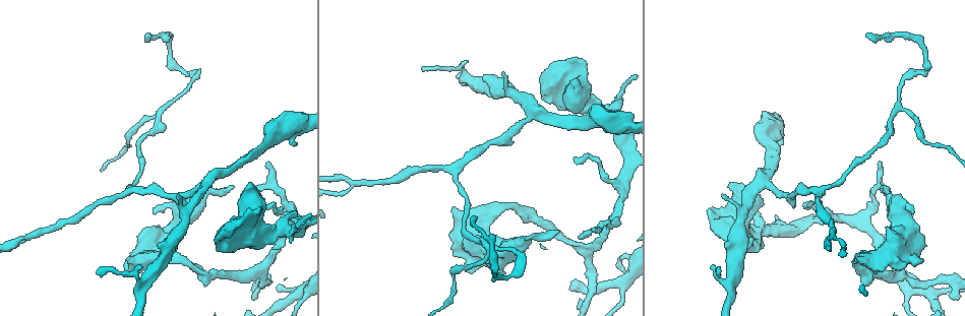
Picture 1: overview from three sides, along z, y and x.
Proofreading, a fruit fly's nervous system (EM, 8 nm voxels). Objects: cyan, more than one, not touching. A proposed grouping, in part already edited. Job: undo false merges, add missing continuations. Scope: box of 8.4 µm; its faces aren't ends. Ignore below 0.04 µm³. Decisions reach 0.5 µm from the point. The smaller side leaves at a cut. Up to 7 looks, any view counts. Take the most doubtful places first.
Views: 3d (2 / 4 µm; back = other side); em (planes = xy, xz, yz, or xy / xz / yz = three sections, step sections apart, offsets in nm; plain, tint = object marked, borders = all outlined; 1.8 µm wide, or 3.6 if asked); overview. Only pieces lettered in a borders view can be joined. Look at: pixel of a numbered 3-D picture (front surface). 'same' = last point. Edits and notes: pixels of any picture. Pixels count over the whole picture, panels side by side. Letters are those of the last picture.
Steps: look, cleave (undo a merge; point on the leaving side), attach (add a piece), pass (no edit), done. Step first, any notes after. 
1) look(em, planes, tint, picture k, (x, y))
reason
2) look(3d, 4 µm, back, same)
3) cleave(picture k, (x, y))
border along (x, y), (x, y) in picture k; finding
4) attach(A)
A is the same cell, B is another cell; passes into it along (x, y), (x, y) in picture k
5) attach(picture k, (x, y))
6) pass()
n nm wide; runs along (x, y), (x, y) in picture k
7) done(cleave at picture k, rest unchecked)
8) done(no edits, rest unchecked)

look(3d, 4 µm, picture 1, (30, 235))
arms run side by side

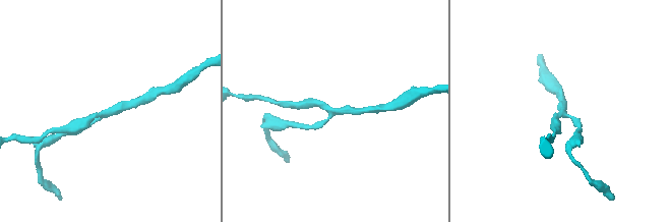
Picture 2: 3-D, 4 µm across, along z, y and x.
look(em, planes, borders, picture 2, (566, 113))
3 arms; shape alone is not enough

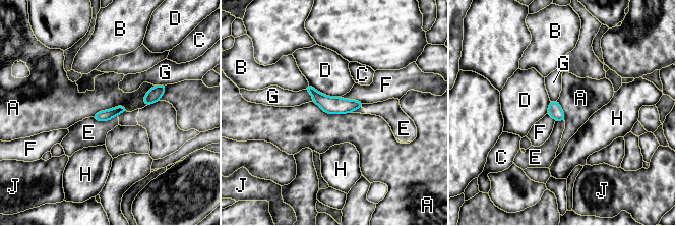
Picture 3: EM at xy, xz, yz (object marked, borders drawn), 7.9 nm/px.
pass()
A, B, C, D, E, F, G, H and J are other cells; border along (312, 102), (327, 113), (351, 113) in picture 3; all the same neuron

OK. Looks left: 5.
look(3d, 2 µm, picture 1, (722, 195))
an open end

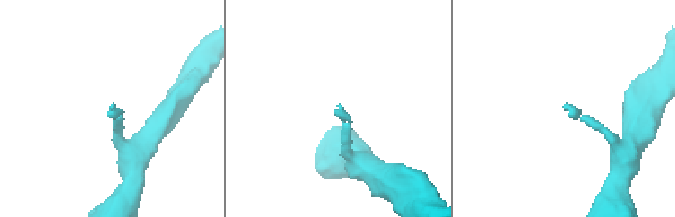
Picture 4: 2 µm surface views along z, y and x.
look(em, planes, tint, picture 4, (340, 107))

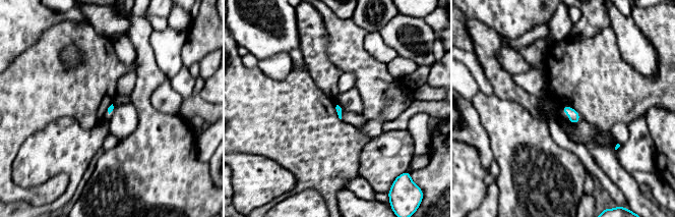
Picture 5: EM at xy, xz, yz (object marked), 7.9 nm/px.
look(em, planes, borders, same)

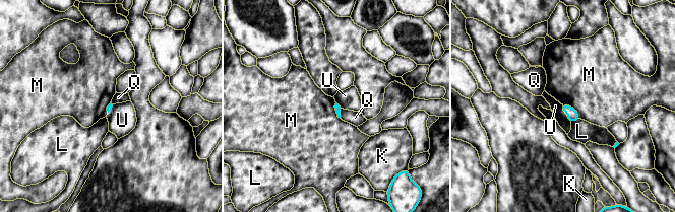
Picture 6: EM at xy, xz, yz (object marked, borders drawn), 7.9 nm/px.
pass()
K, L, M, Q and U are other cells; border along (562, 103), (572, 107), (579, 118) in picture 6; none of them fits

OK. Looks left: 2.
look(3d, 4 µm, picture 1, (148, 35))
branch stops here

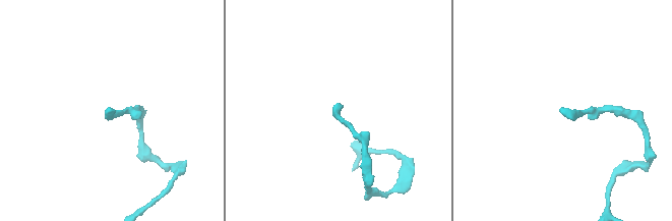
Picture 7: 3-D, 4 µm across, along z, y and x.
look(em, 3.6 µm, planes, borders, picture 7, (339, 103))
shape alone is not enough

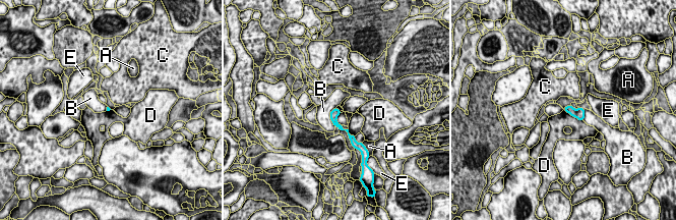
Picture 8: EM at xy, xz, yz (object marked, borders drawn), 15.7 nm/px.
pass()
A, B, C, D and E are other cells; border along (335, 107), (330, 112), (334, 126) in picture 8; none of them fits

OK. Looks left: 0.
done(no edits, rest unchecked)

